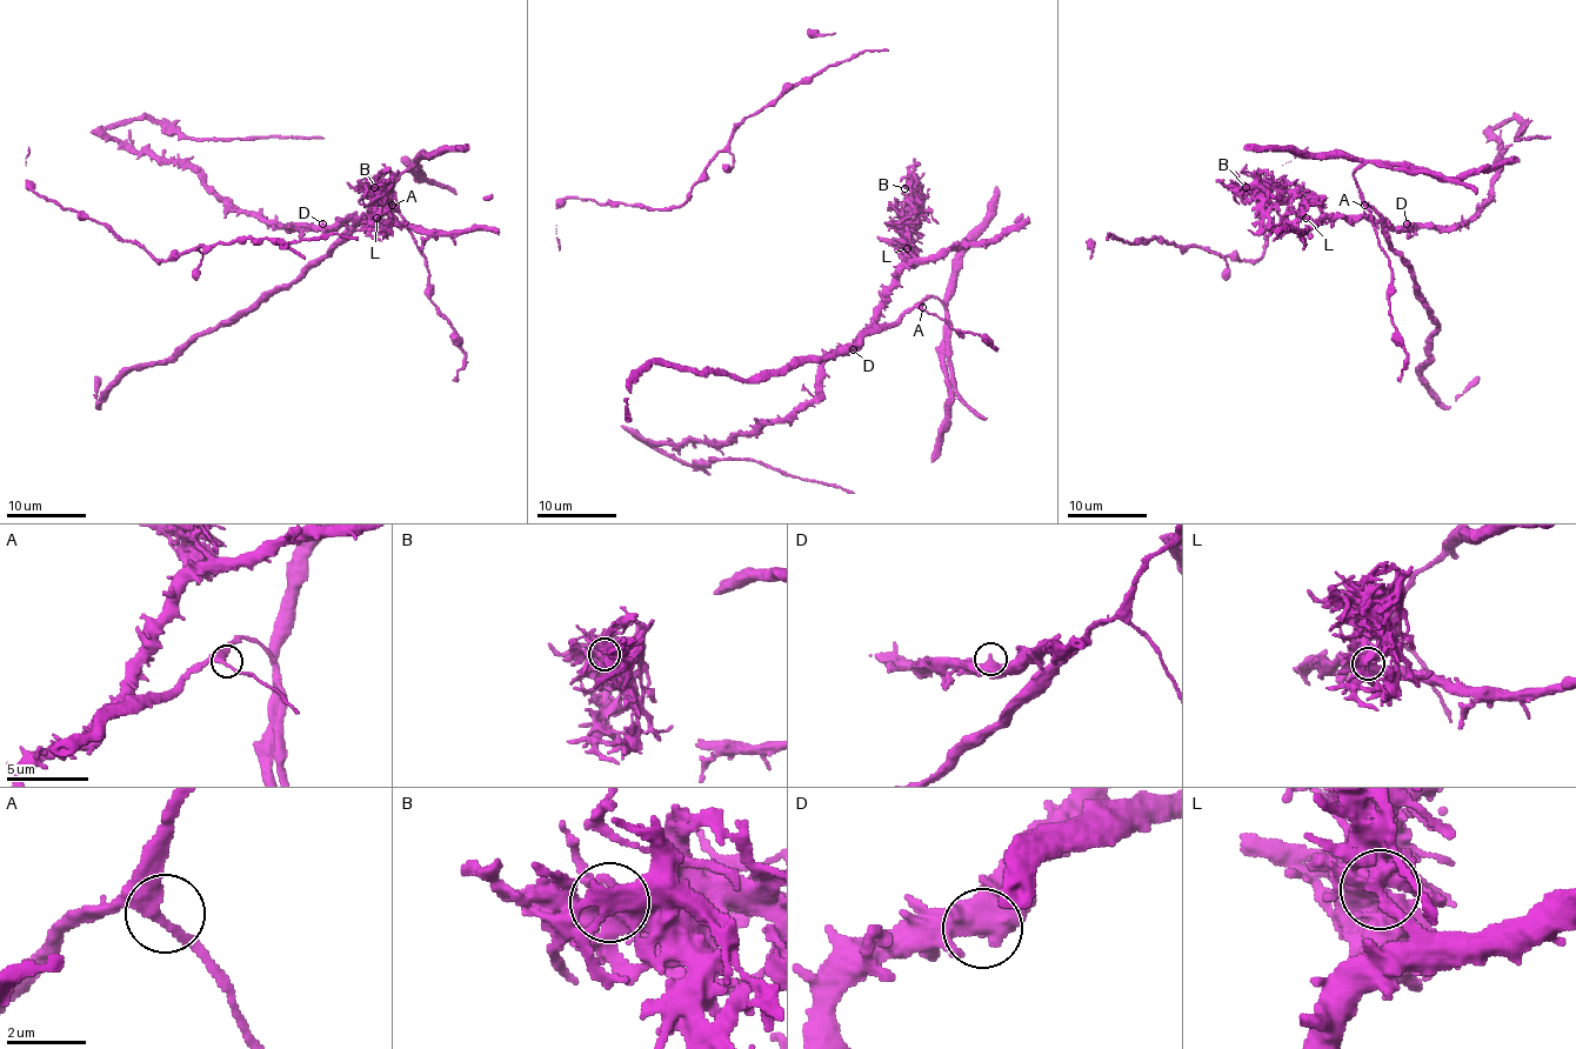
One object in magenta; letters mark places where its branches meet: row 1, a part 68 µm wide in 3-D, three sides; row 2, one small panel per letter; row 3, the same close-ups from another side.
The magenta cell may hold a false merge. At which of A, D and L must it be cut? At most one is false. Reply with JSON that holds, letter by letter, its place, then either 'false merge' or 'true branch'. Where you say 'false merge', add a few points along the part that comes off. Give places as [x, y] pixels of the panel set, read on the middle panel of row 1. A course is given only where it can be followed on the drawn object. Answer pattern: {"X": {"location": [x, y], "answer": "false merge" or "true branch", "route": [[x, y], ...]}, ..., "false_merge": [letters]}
{"A": {"location": [922, 307], "answer": "true branch"}, "D": {"location": [853, 349], "answer": "true branch"}, "L": {"location": [907, 248], "answer": "false merge", "route": [[907, 247], [913, 232], [907, 218], [914, 158]]}, "false_merge": ["L"]}

